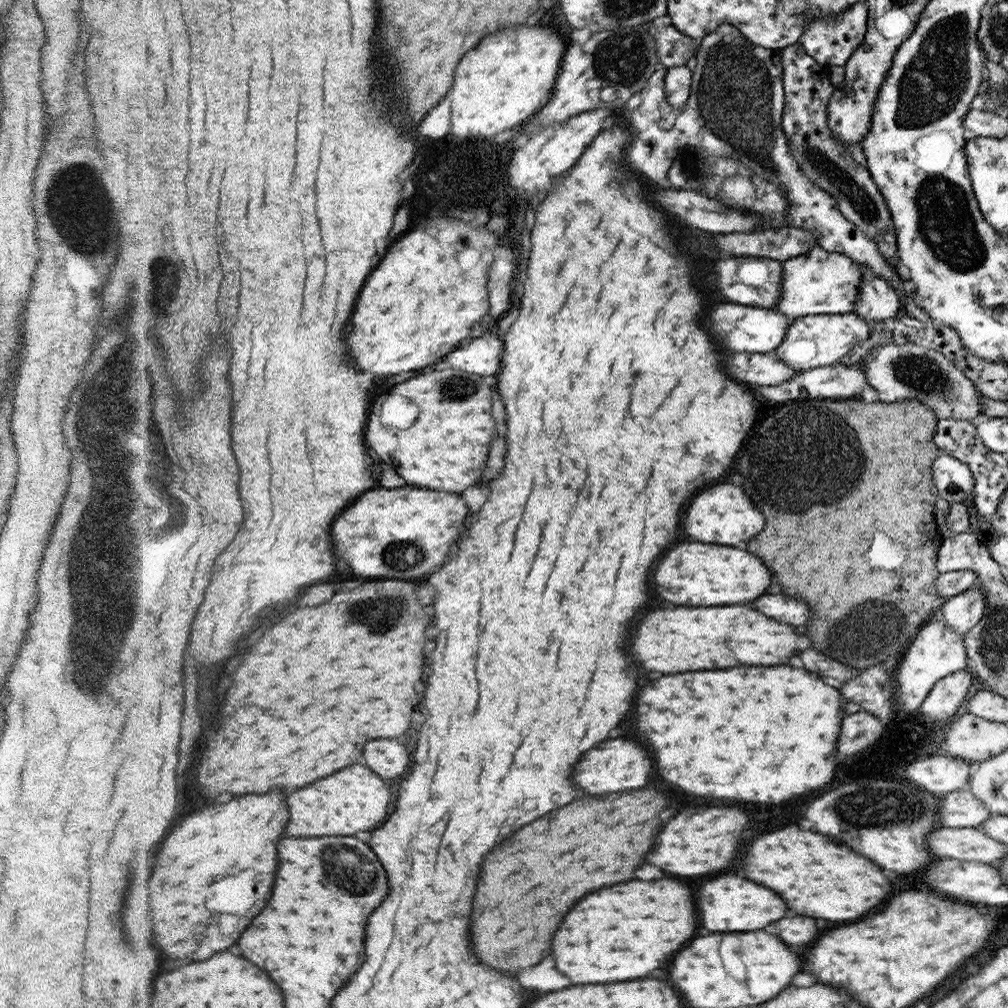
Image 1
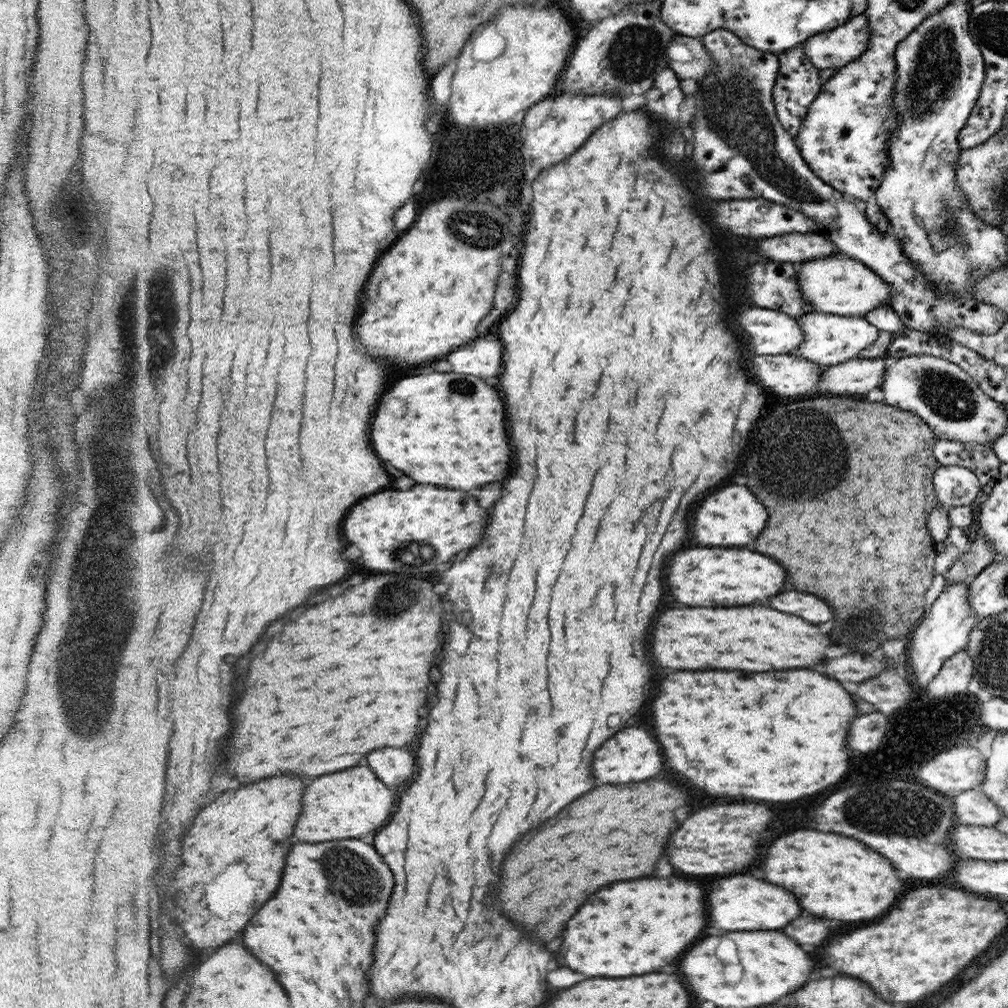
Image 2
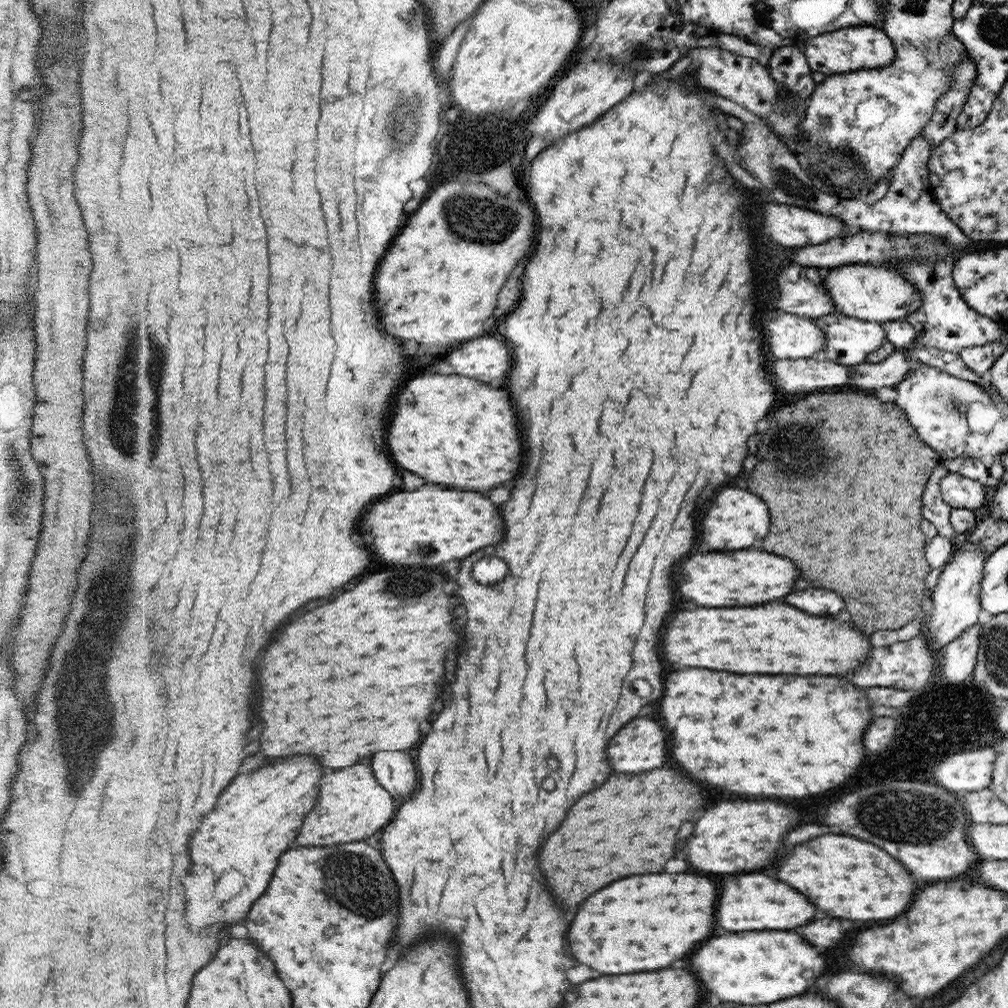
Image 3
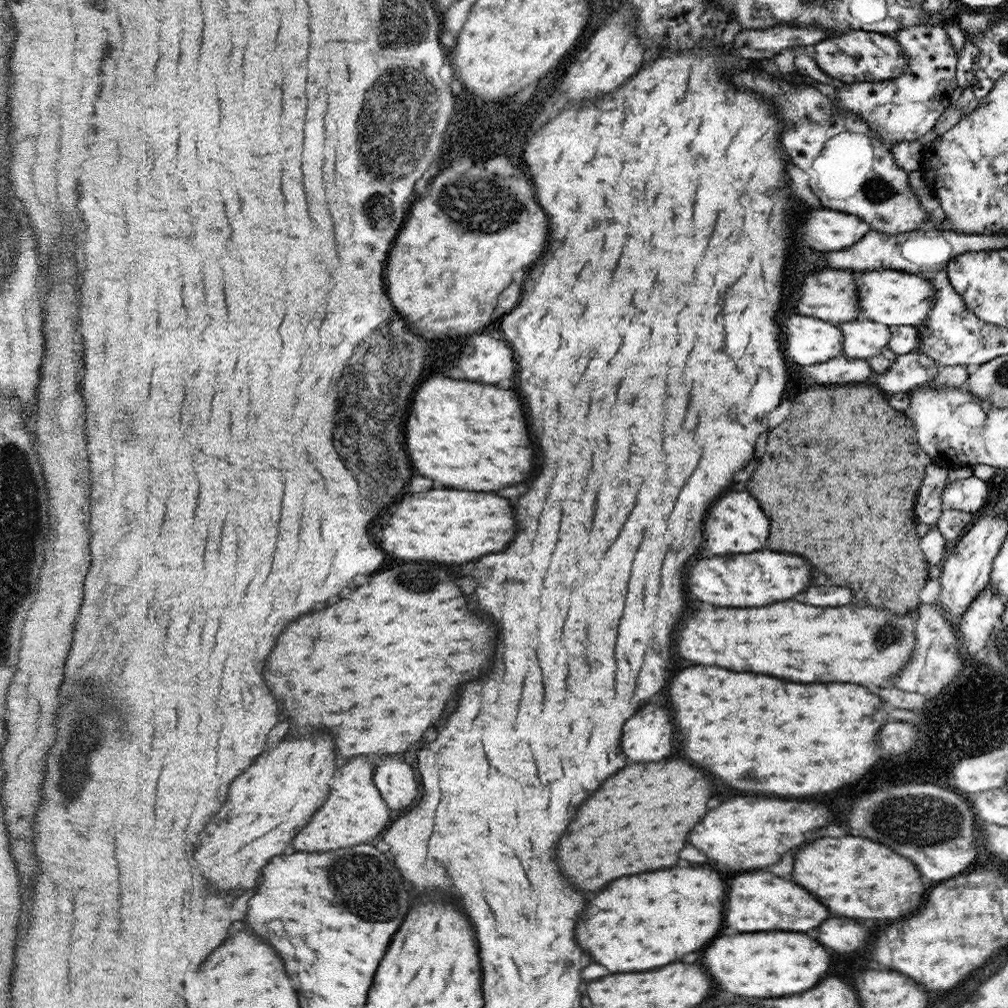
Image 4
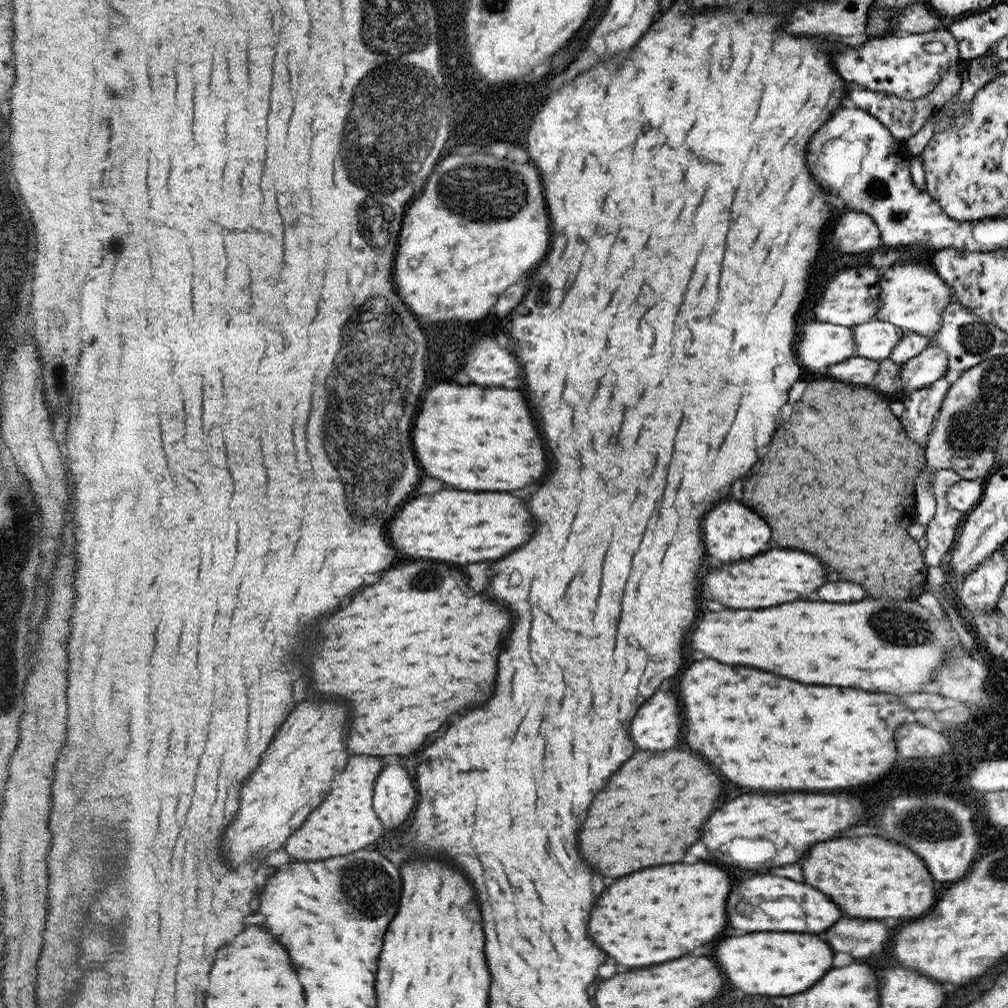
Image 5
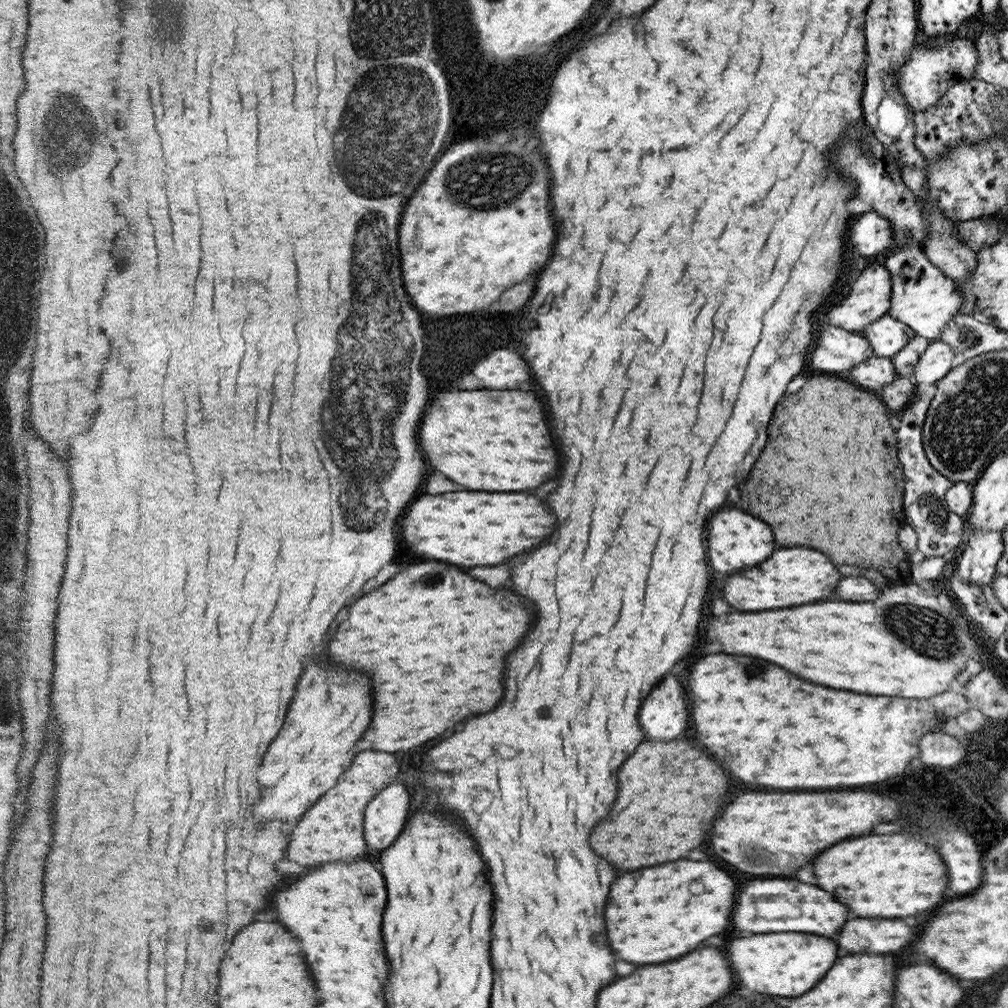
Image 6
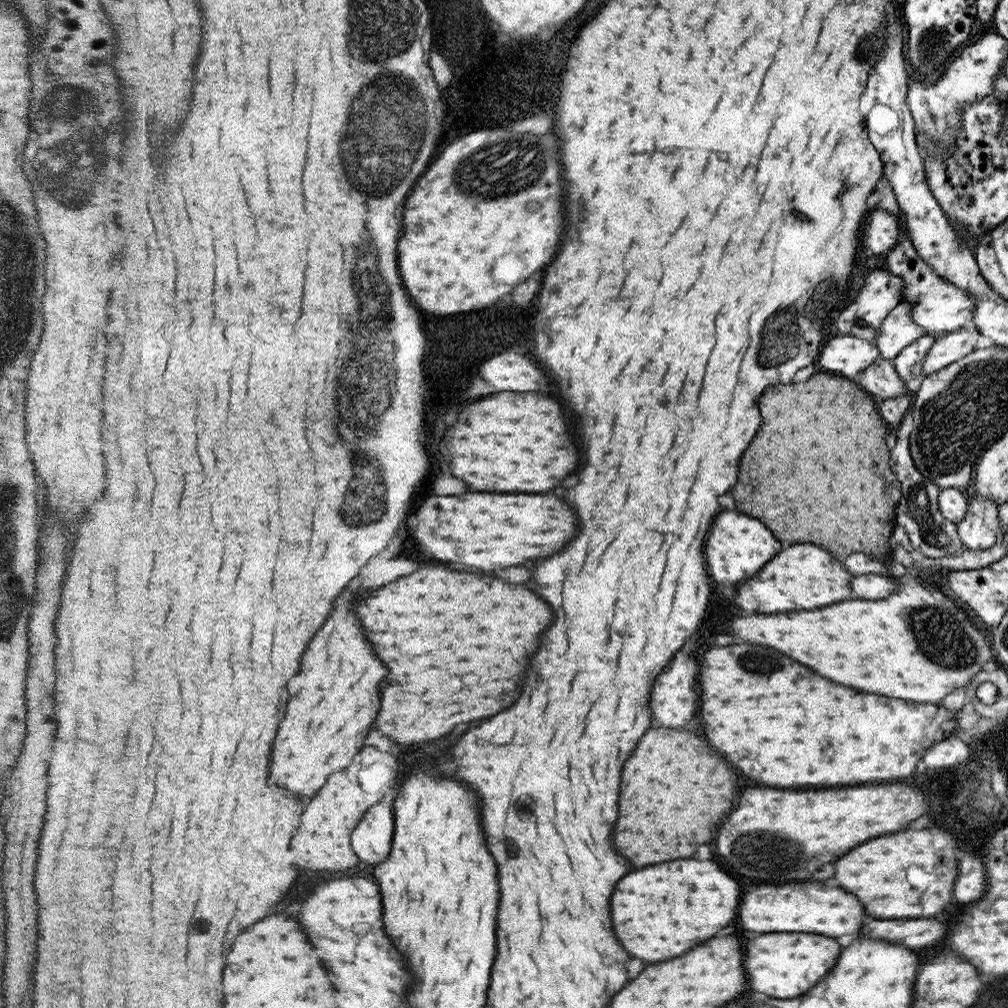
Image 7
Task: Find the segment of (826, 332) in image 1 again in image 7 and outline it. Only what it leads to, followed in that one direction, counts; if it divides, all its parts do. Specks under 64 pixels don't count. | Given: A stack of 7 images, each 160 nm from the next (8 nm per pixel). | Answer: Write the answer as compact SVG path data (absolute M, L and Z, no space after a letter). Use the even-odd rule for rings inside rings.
M901 303L885 318L878 330L878 337L873 341L881 353L881 358L891 361L917 338L929 334L926 328L922 328L922 325L911 318L911 310L912 305Z

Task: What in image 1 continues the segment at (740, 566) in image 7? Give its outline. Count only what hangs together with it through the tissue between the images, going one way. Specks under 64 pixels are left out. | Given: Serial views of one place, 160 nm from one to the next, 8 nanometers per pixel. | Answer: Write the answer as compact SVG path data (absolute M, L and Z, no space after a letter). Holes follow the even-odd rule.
M720 484L696 496L688 506L688 512L684 518L684 530L690 536L690 540L704 542L704 544L728 542L728 546L738 546L754 538L762 528L764 528L762 512L756 510L750 498L744 494L744 490L734 484Z

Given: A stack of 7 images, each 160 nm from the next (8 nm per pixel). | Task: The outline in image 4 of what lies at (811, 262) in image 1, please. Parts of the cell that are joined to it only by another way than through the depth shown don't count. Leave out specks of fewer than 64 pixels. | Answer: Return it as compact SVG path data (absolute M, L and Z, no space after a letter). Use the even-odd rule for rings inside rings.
M899 270L856 271L855 283L859 296L859 317L857 320L866 320L882 323L886 326L913 326L926 321L935 305L935 288L931 282L922 279L920 274L910 274Z

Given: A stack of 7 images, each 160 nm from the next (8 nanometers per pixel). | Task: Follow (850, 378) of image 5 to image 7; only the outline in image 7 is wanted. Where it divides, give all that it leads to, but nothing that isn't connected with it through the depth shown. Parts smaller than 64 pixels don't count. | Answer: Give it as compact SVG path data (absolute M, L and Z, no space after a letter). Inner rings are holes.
M879 357L862 373L860 386L880 400L896 398L907 393L905 380L902 380L891 361Z

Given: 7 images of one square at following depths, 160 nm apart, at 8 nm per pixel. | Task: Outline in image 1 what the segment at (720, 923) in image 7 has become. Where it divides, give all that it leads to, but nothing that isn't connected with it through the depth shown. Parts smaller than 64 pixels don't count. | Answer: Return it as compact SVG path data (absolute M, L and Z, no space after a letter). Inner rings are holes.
M672 878L662 880L632 880L614 884L610 888L596 890L588 894L570 910L566 922L558 928L558 938L554 938L556 968L572 978L572 984L608 984L624 982L648 976L652 970L660 968L674 952L678 952L696 930L696 906L692 890Z

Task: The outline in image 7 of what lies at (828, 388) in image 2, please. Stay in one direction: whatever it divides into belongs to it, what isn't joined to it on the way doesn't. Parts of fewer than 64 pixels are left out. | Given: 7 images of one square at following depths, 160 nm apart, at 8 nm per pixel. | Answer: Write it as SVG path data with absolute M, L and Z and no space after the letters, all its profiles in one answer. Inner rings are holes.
M968 324L962 329L936 337L932 348L923 360L923 376L945 369L973 353L981 333L976 326Z

